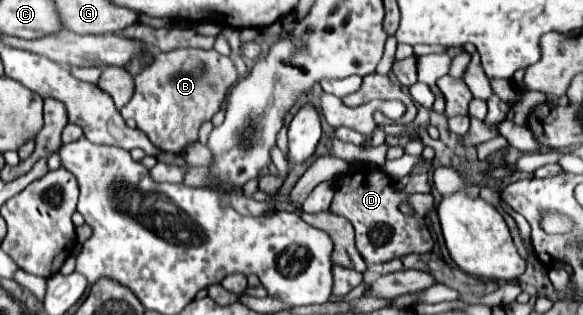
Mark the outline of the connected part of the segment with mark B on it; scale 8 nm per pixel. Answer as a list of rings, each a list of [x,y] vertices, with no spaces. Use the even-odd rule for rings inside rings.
[[[180,48],[158,52],[152,66],[134,76],[134,96],[120,112],[124,120],[132,118],[136,128],[142,130],[156,148],[178,154],[198,140],[200,124],[220,110],[236,80],[238,72],[232,60],[228,56],[220,56],[216,50]]]

